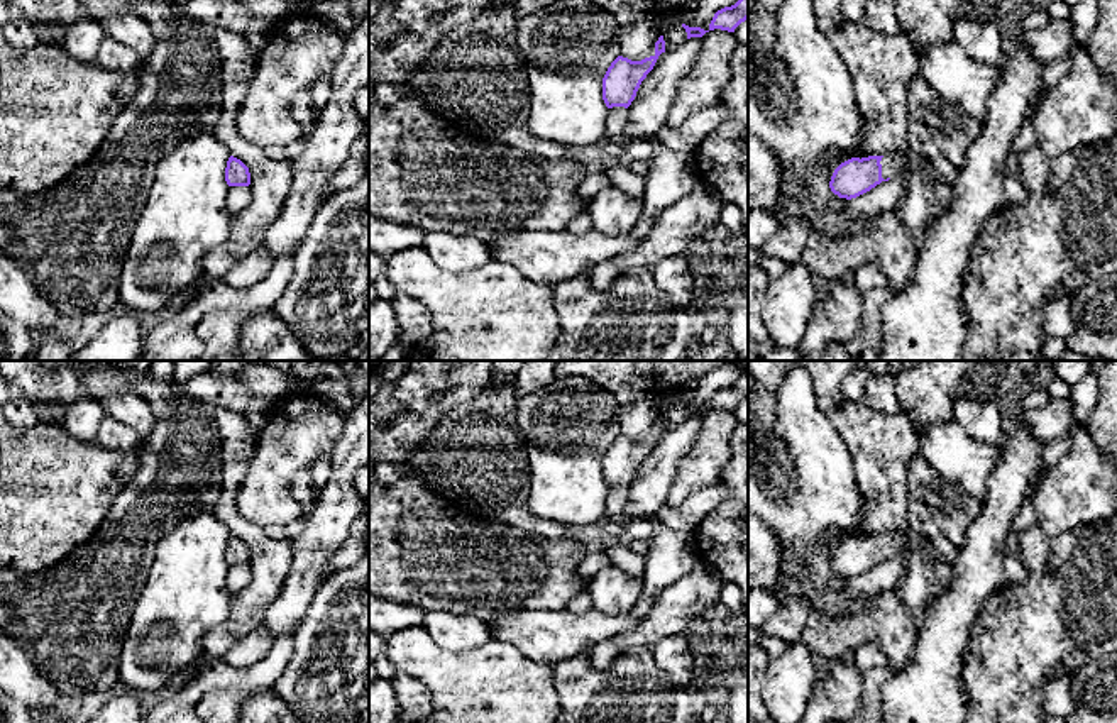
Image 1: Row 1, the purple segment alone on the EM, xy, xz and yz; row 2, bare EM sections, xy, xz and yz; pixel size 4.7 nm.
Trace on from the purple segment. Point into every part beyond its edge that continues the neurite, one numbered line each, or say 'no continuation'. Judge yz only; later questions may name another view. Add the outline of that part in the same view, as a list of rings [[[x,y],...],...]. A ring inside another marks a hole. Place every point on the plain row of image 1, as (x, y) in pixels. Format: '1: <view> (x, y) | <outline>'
1: yz (892, 544) | [[[885,533],[880,540],[882,544],[882,557],[895,557],[897,554],[909,554],[909,533]]]

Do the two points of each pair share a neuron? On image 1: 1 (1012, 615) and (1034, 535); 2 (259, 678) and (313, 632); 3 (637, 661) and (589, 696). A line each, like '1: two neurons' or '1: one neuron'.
1: two neurons
2: two neurons
3: one neuron

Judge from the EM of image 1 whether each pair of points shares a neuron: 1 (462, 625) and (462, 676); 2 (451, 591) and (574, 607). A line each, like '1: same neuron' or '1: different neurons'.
1: different neurons
2: different neurons

